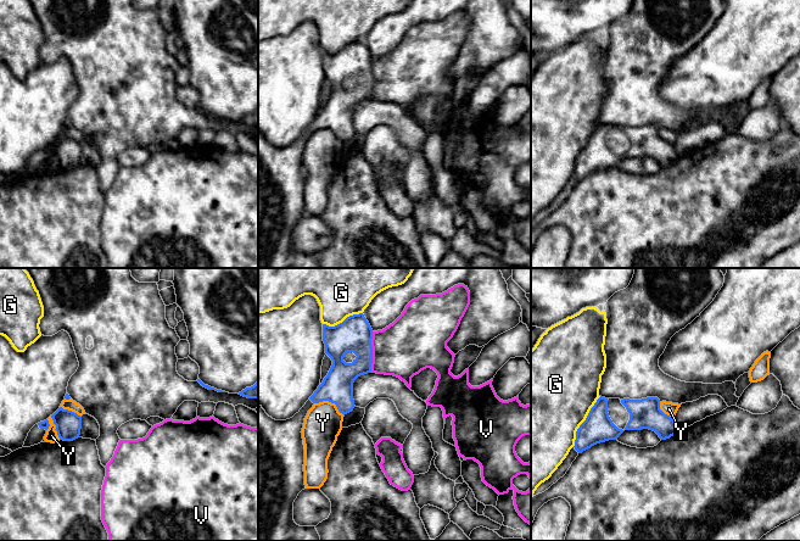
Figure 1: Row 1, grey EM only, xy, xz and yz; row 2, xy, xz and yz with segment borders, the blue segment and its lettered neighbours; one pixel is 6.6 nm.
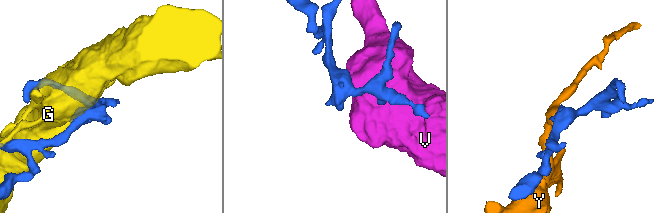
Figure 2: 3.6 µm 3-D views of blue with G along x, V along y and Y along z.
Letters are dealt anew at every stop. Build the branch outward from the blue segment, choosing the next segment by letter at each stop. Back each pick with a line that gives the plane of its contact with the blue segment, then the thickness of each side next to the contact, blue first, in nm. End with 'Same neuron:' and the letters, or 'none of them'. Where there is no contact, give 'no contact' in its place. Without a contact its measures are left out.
Same neuron: none of them

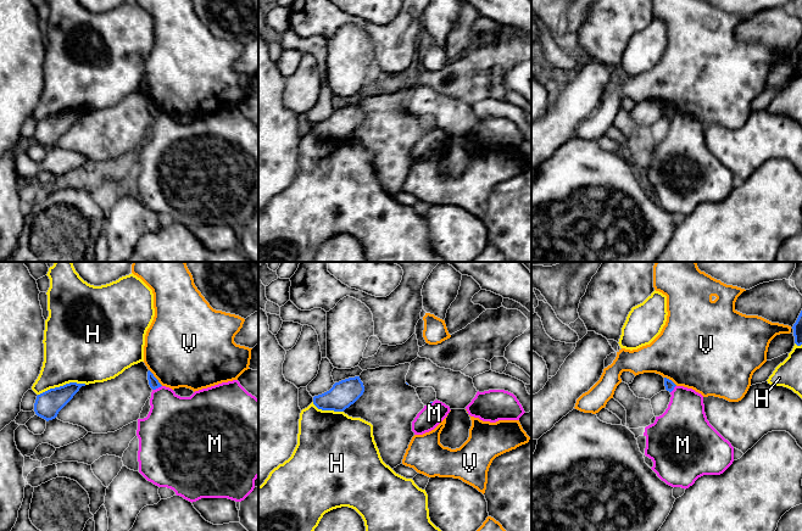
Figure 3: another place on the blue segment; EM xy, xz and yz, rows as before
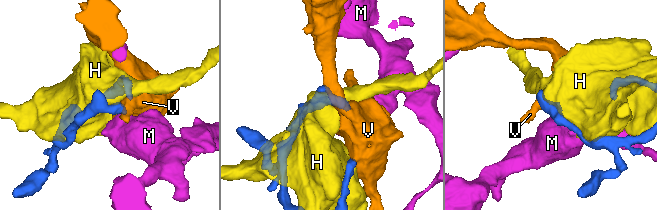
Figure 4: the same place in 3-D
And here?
Same neuron: none of them

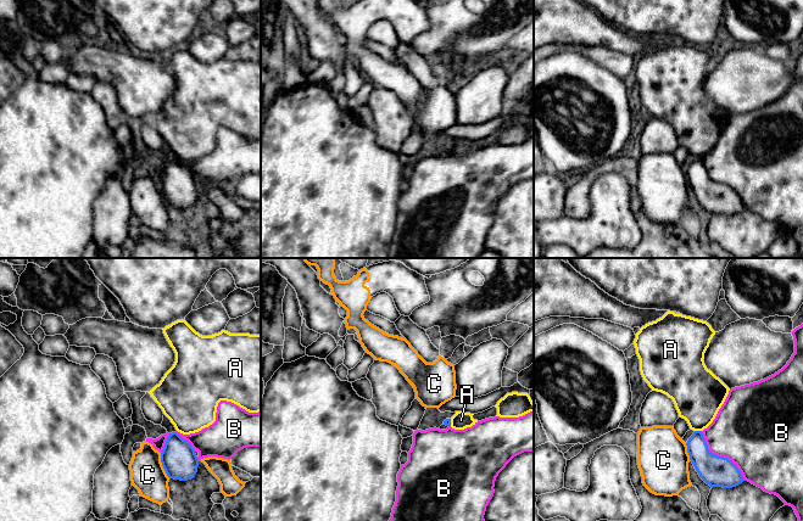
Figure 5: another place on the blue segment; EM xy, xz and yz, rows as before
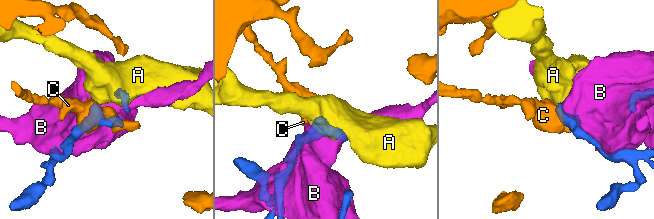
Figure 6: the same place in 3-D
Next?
Same neuron: none of them

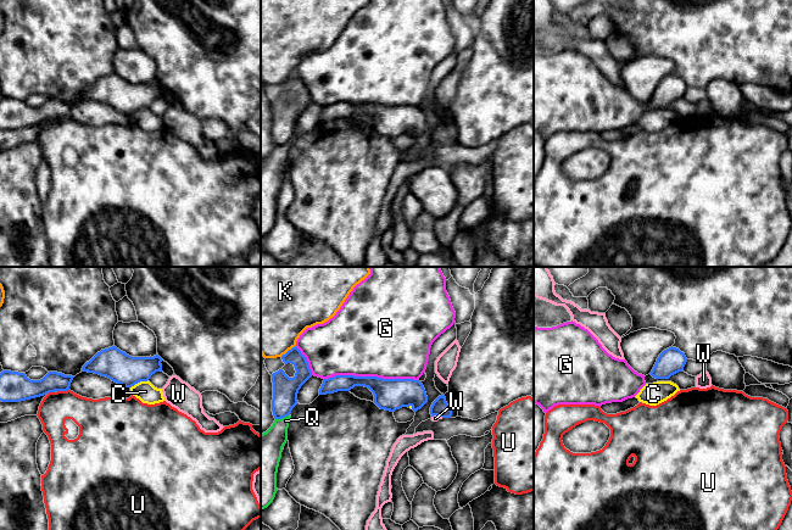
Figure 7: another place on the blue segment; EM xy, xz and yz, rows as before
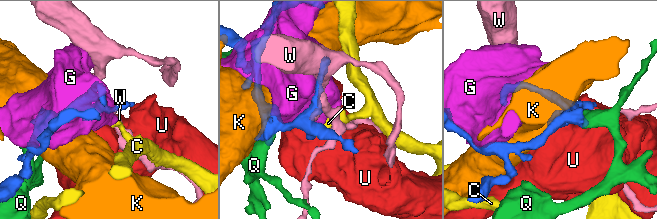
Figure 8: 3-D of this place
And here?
Same neuron: none of them

